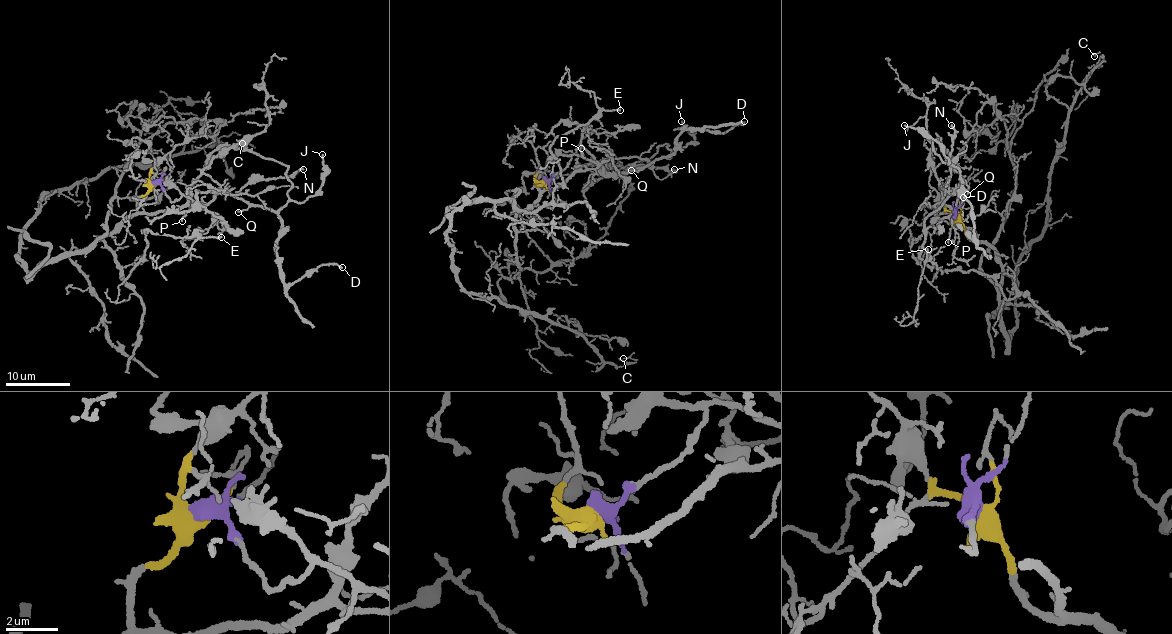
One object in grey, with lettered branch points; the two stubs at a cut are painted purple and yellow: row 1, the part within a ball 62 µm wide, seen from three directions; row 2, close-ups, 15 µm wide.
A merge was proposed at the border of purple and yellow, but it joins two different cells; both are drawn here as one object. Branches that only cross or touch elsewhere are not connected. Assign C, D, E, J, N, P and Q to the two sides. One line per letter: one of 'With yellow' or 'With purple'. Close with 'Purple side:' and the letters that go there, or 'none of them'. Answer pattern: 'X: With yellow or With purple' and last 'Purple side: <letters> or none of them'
C: With yellow
D: With purple
E: With yellow
J: With purple
N: With purple
P: With purple
Q: With purple
Purple side: D, J, N, P, Q

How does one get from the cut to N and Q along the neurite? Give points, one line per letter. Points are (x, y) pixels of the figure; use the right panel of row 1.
N: (956, 216), (955, 225), (941, 220), (955, 209), (962, 183), (949, 160), (955, 132), (951, 125)
Q: (956, 216), (955, 225), (941, 220), (955, 209), (963, 181), (968, 194)

